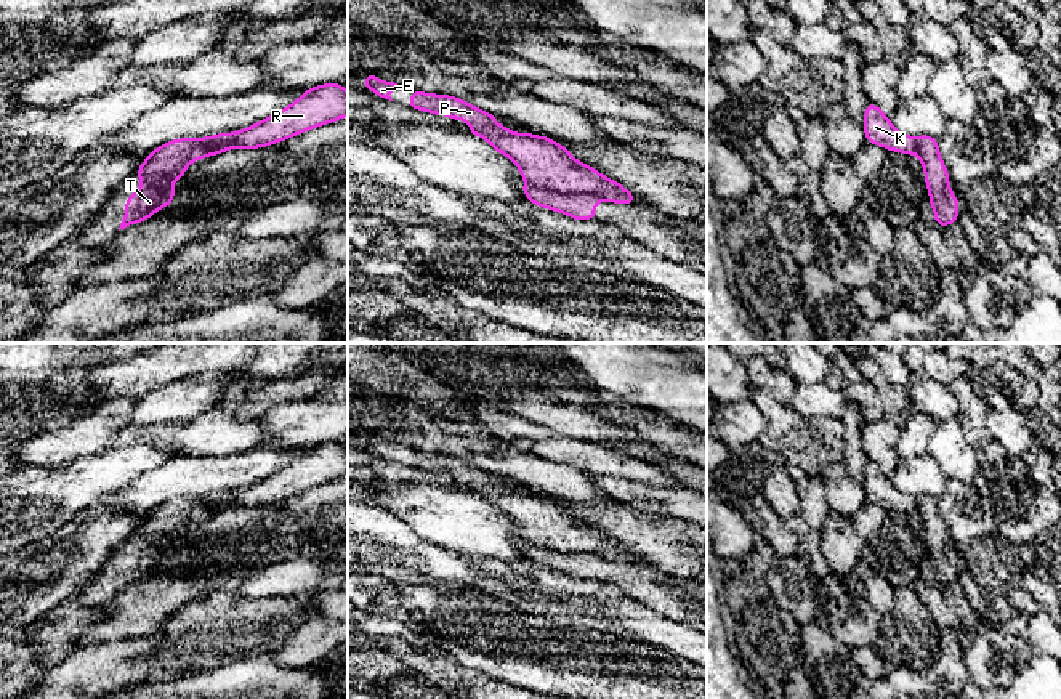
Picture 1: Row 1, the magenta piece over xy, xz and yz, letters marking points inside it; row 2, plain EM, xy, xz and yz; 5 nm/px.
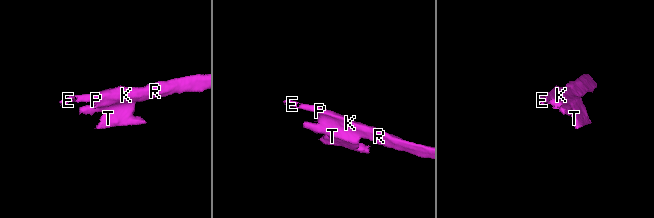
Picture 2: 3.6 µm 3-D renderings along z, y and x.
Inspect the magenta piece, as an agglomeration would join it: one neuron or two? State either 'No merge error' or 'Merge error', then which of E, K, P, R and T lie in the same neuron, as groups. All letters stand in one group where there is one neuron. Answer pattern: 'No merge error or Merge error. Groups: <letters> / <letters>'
Merge error. Groups: E K P R / T

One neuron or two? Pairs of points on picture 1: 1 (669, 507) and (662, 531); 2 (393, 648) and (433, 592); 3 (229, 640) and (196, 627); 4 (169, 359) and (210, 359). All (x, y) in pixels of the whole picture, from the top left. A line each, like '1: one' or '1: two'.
1: two
2: two
3: one
4: one

